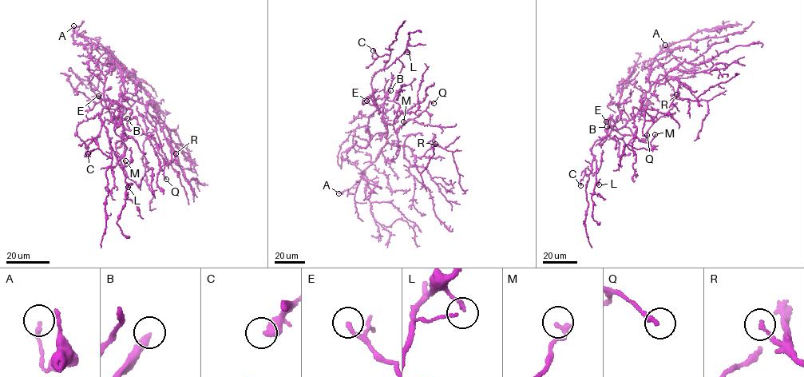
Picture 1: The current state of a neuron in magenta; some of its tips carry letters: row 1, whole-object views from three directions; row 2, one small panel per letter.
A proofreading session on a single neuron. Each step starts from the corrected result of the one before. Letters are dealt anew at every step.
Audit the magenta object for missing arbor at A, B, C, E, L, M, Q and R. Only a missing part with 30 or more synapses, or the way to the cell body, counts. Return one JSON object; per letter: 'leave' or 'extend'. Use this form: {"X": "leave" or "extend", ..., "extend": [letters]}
{"A": "leave", "B": "extend", "C": "leave", "E": "extend", "L": "leave", "M": "leave", "Q": "extend", "R": "leave", "extend": ["B", "E", "Q"]}

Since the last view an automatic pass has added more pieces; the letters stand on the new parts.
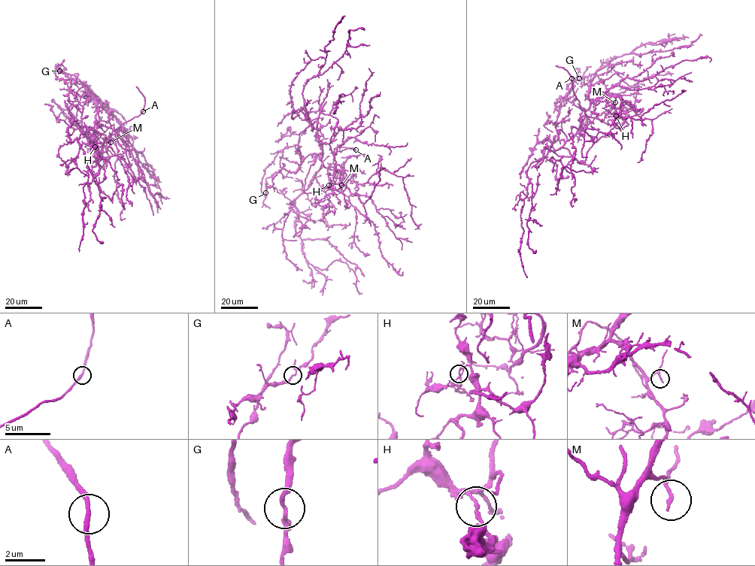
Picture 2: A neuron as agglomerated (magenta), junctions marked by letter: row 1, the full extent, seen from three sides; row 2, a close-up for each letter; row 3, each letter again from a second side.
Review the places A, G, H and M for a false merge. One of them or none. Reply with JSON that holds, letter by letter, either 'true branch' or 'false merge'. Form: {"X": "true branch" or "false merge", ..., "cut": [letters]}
{"A": "true branch", "G": "true branch", "H": "false merge", "M": "true branch", "cut": ["H"]}

